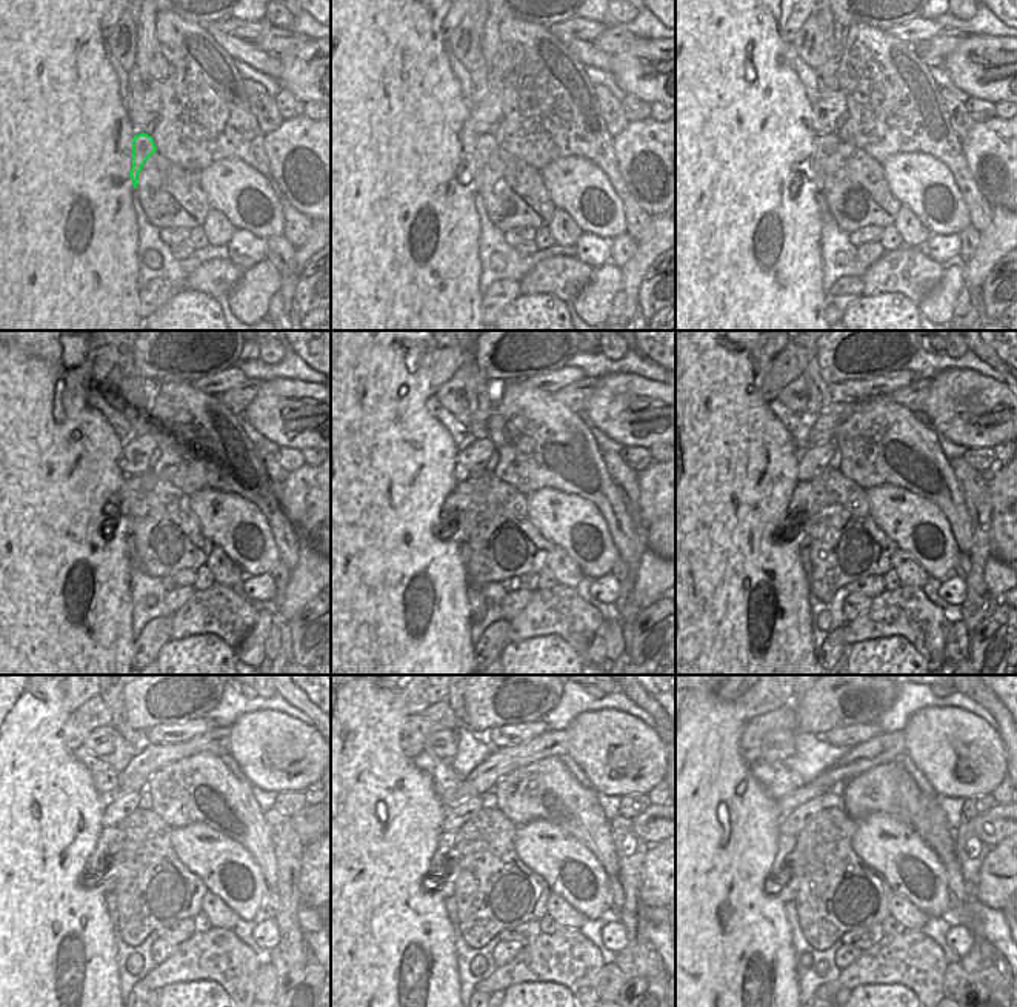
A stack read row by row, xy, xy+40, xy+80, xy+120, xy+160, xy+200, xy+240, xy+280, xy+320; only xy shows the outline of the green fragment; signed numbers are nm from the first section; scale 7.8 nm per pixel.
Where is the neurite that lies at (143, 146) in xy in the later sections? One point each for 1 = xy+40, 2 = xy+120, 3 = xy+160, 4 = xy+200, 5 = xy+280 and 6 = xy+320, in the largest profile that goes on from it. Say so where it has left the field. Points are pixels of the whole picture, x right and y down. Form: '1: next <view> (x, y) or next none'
1: next xy+40 (485, 145)
2: next xy+120 (134, 483)
3: next xy+160 (460, 497)
4: next xy+200 (802, 495)
5: next xy+280 (446, 840)
6: next xy+320 (786, 844)

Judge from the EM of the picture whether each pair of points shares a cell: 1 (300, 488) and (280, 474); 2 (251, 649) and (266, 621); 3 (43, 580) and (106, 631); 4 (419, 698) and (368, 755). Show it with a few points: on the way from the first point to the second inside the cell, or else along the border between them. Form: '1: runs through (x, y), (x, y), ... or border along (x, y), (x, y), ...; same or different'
1: border along (288, 472), (283, 491), (277, 498); different
2: runs through (254, 643), (262, 628); same
3: runs through (43, 600), (86, 640); same
4: border along (400, 691), (403, 714), (408, 718); different

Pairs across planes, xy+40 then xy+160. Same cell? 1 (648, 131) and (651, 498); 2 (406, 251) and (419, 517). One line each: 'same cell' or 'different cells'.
1: same cell
2: same cell

